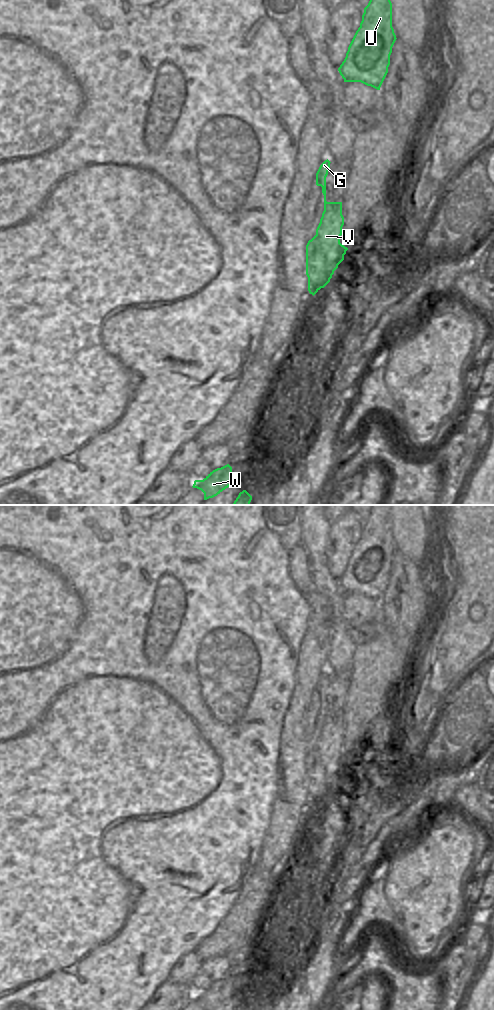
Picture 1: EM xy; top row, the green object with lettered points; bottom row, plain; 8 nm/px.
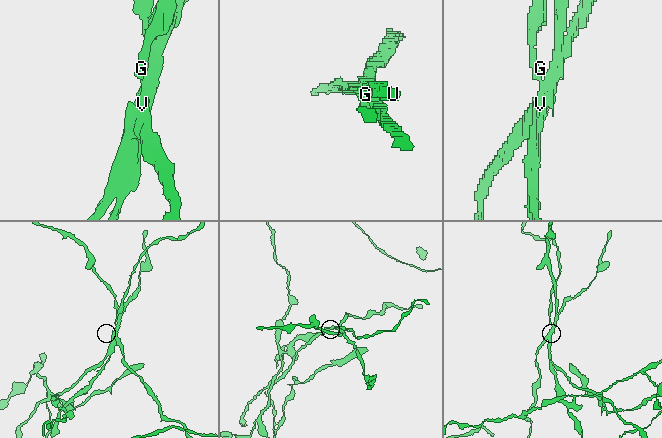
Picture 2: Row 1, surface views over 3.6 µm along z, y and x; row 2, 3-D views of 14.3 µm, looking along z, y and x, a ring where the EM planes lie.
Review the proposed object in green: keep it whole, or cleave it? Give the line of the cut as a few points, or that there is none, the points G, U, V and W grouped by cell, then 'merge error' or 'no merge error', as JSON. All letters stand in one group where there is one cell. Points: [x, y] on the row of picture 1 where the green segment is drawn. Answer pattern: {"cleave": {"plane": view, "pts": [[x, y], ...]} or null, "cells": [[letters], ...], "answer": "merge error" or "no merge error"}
{"cleave": {"plane": "xy", "pts": [[328, 202], [324, 206]]}, "cells": [["G", "U"], ["V", "W"]], "answer": "merge error"}

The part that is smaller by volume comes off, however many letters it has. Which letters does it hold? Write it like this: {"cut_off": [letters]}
{"cut_off": ["G", "U"]}

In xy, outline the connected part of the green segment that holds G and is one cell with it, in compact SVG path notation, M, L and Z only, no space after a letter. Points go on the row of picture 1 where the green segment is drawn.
M325 160L319 167L316 173L316 185L322 187L322 193L324 195L324 206L328 205L326 201L326 177L328 175L328 171L330 169L330 161Z

